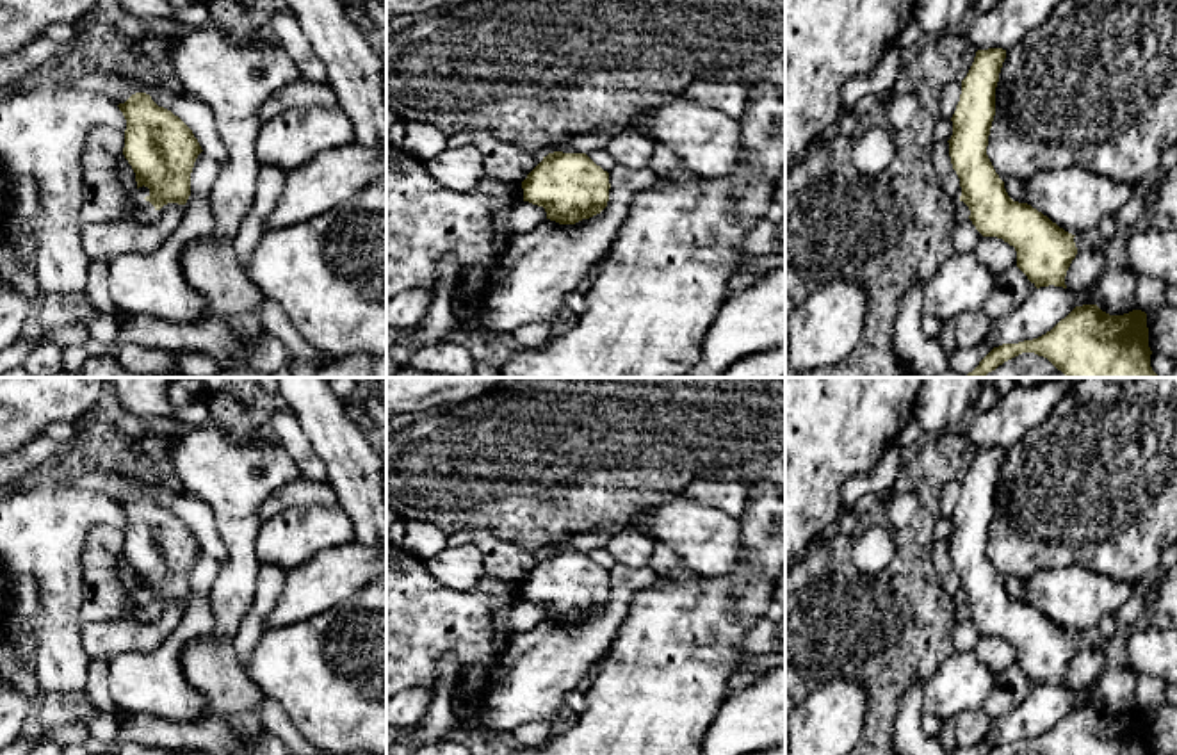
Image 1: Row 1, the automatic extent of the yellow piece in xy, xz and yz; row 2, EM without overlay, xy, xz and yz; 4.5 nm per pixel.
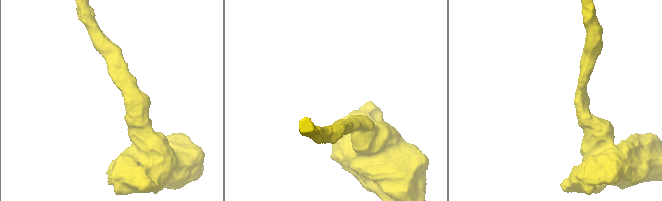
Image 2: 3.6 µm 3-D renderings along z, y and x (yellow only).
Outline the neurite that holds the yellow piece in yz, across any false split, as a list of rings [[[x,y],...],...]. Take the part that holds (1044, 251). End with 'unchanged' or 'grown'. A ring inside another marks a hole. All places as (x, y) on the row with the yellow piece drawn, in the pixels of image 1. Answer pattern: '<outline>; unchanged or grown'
[[[978,50],[962,80],[962,94],[951,118],[949,157],[960,178],[969,219],[983,237],[997,237],[1017,251],[1017,267],[1036,287],[1063,287],[1077,255],[1072,233],[1027,203],[1013,201],[988,155],[988,135],[995,116],[995,87],[1006,50]]]; unchanged

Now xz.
[[[554,151],[522,182],[524,201],[543,207],[547,219],[575,224],[600,214],[609,201],[609,173],[586,153]]]; unchanged

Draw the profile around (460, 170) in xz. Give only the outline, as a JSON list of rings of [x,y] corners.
[[[474,146],[447,148],[426,160],[424,166],[436,183],[452,191],[468,191],[484,175],[483,155]]]

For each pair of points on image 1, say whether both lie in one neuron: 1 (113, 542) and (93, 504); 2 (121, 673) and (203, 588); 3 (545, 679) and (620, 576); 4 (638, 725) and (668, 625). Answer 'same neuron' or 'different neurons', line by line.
1: different neurons
2: same neuron
3: same neuron
4: same neuron

